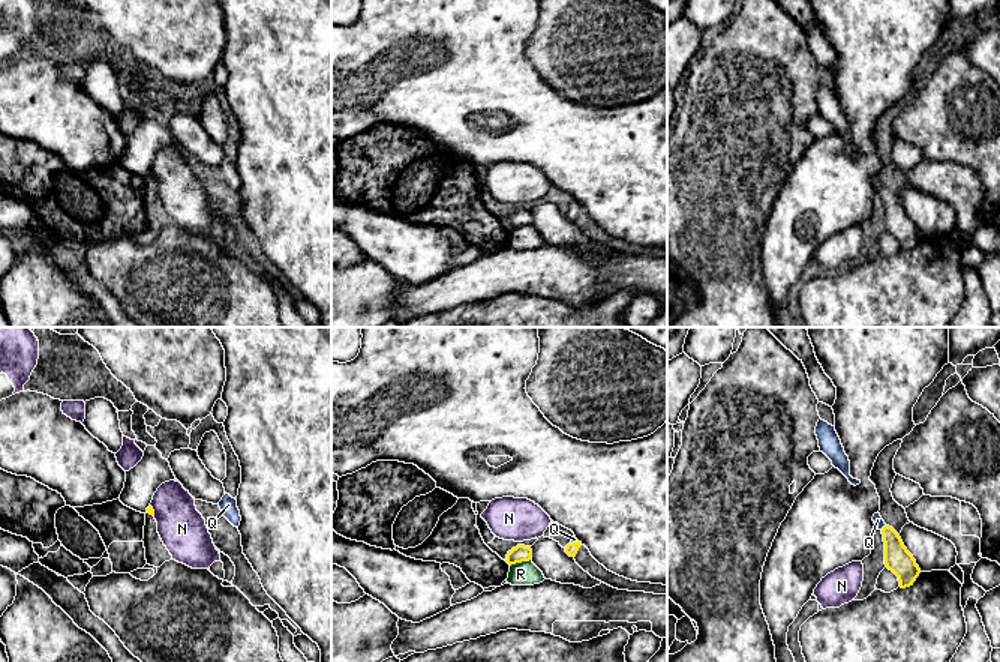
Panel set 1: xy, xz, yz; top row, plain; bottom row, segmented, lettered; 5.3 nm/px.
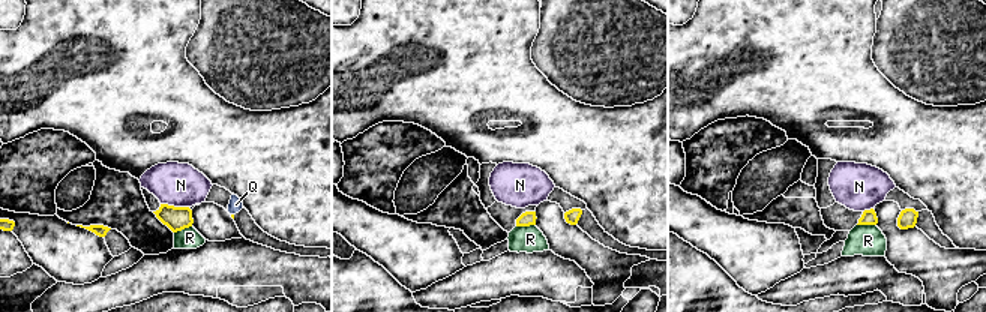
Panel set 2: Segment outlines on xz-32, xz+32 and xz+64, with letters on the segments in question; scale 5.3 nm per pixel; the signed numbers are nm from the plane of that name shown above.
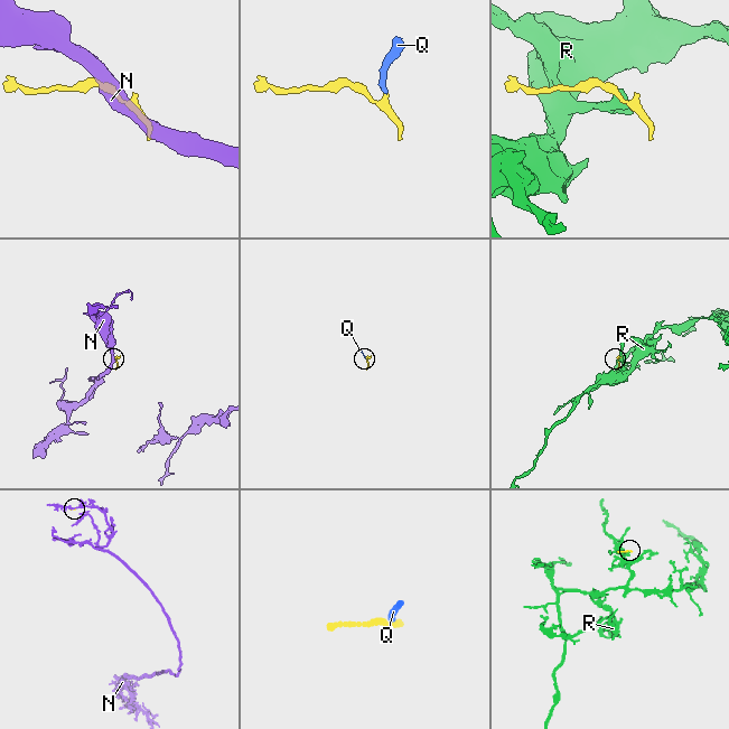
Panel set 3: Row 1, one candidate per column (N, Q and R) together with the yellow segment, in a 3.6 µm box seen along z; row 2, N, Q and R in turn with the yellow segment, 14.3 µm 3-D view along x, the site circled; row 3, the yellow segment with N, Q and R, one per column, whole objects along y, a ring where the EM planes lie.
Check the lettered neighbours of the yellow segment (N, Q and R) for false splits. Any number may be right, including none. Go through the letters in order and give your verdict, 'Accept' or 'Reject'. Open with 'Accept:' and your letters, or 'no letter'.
Accept: Q
N: Reject
Q: Accept
R: Reject

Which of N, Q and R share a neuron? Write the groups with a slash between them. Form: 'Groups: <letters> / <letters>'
Groups: N / Q / R

